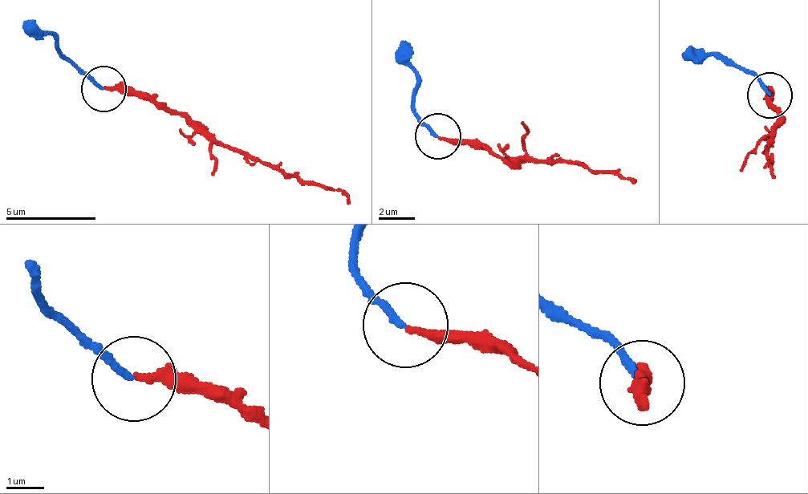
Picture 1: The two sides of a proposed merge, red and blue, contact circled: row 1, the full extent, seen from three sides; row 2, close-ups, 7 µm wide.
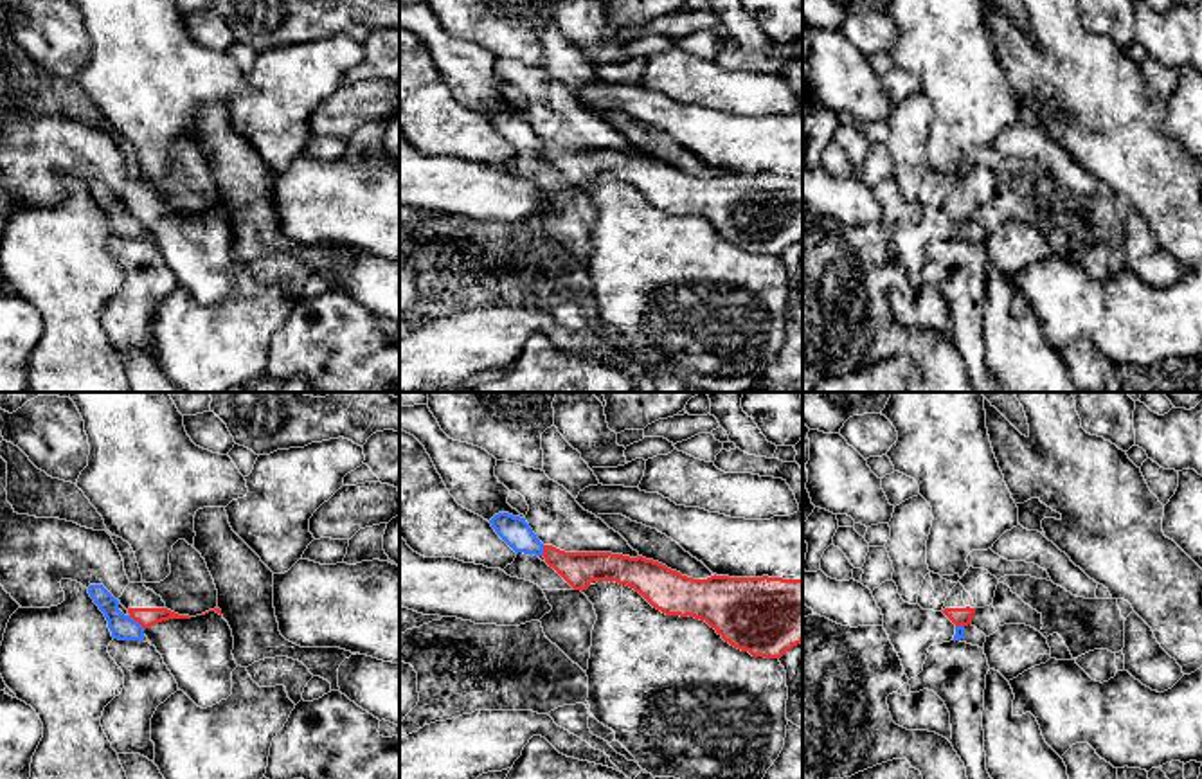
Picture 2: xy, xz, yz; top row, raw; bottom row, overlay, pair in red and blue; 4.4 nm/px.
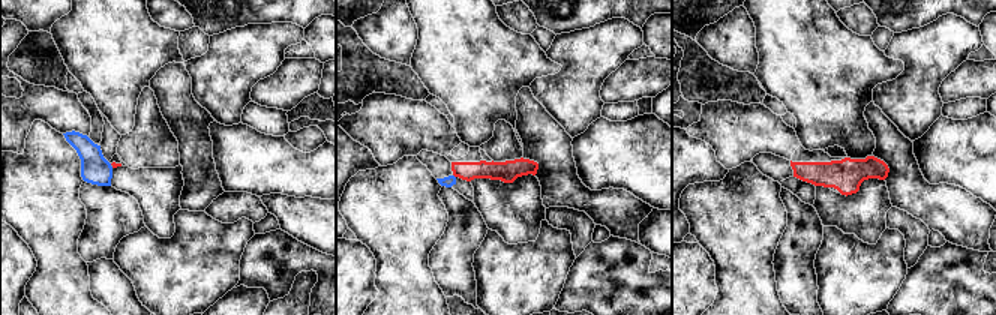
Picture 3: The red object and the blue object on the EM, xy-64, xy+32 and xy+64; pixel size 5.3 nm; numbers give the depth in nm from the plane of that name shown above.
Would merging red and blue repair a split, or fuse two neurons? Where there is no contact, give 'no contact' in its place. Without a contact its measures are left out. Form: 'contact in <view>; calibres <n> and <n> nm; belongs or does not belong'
contact in xy; calibres 90 and 110 nm; does not belong

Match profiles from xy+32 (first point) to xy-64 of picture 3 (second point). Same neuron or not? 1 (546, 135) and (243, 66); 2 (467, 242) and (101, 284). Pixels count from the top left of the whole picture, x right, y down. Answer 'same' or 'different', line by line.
1: different
2: different

